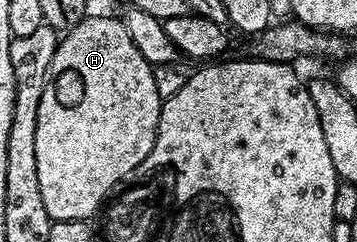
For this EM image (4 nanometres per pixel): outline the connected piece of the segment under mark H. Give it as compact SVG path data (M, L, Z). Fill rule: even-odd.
M87 16L58 41L57 51L51 60L49 79L43 88L43 100L39 100L39 124L35 124L35 168L39 168L39 193L43 196L43 208L47 208L49 217L54 222L83 222L93 217L102 209L109 195L114 193L126 181L125 178L136 166L147 162L151 148L157 139L157 125L161 119L161 103L163 93L157 87L154 67L143 60L143 52L135 48L135 40L131 40L131 32L127 32L124 21L117 18L93 18Z

